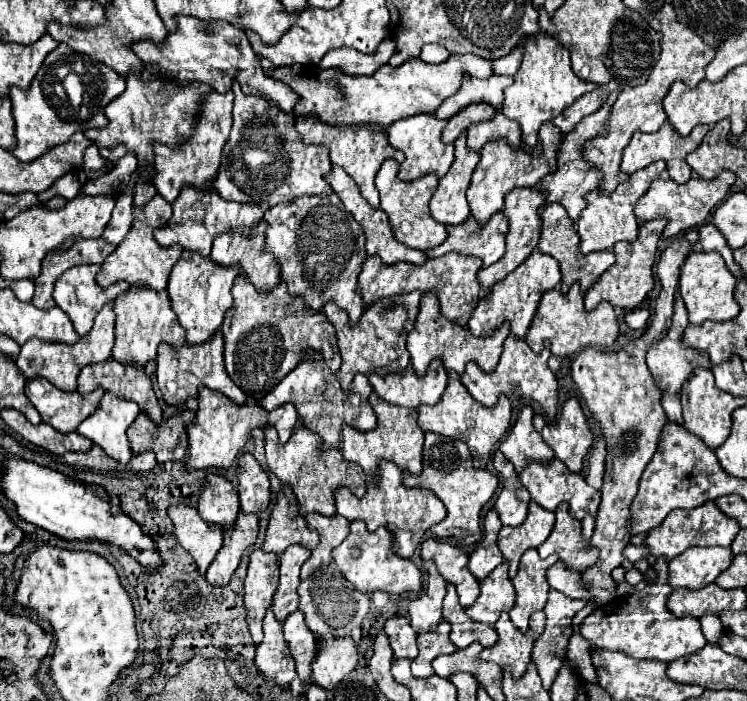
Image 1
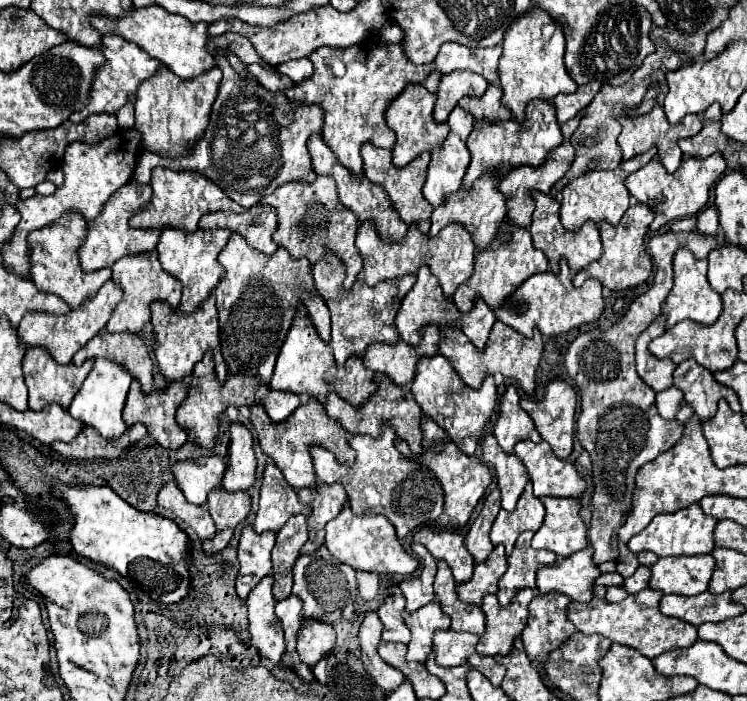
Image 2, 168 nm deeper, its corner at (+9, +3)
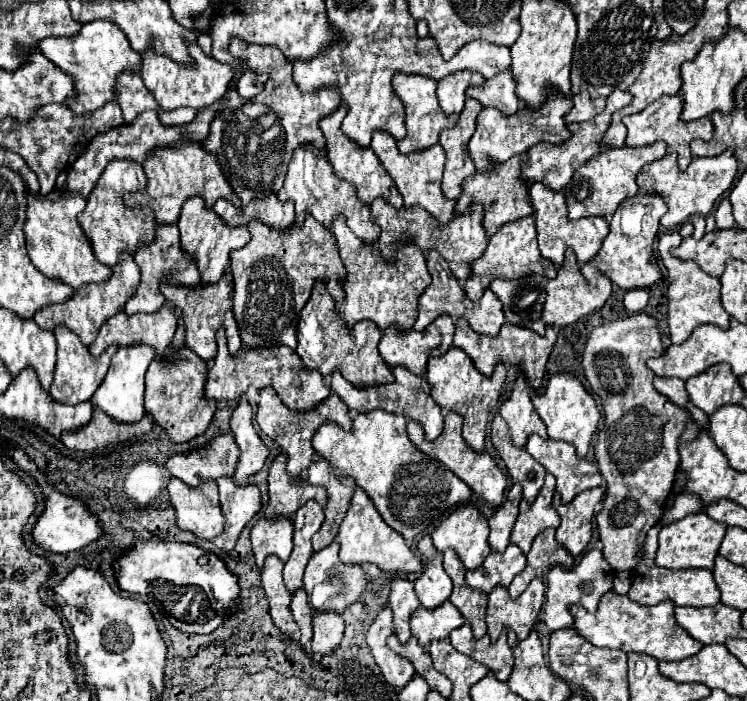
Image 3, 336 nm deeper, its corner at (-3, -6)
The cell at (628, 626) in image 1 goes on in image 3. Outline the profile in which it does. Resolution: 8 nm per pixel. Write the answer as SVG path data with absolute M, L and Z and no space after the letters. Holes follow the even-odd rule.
M608 592L602 596L596 612L588 612L578 604L570 606L570 612L574 616L576 632L594 646L614 648L622 652L642 652L654 656L656 660L670 660L670 662L690 658L702 648L698 640L692 640L692 636L688 636L688 632L684 632L684 628L676 624L674 604L670 600L660 602L656 606L642 606L630 600L628 596Z

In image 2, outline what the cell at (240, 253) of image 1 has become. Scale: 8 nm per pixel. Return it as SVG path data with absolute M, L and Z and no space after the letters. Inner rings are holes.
M254 205L244 213L232 213L232 211L220 211L220 213L208 213L200 219L200 229L212 231L212 229L230 229L240 235L244 235L246 243L252 249L258 249L266 255L272 255L278 251L278 245L272 241L272 233L276 231L276 211L268 205Z

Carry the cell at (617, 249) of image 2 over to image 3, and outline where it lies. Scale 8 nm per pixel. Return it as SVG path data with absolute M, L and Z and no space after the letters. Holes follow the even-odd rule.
M636 194L634 198L624 200L624 204L620 204L616 214L612 214L610 234L602 242L600 252L581 267L583 276L592 284L595 268L598 268L598 272L606 274L612 282L616 282L624 290L652 286L662 276L660 266L652 252L652 242L658 234L660 218L664 214L666 204L656 194Z

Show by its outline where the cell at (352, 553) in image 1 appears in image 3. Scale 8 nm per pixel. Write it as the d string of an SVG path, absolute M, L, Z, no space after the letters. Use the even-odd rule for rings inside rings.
M358 486L354 488L352 502L348 506L348 512L346 512L346 516L340 524L340 530L338 530L336 538L340 540L340 558L342 558L342 562L350 562L350 564L372 562L380 570L388 570L388 572L396 570L400 574L414 574L414 572L422 570L420 558L416 558L412 554L412 550L406 546L404 538L382 520L382 516L374 508L372 500L368 498L368 494Z

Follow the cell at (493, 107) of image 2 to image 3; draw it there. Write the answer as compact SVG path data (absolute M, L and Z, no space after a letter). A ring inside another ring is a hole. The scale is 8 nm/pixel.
M500 72L500 76L492 76L484 82L484 86L468 86L468 96L478 98L482 106L492 106L504 114L514 114L518 108L516 82L512 72Z

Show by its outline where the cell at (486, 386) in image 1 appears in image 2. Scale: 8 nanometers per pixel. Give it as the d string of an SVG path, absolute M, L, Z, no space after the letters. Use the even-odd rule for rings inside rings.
M496 321L492 327L486 349L480 351L468 341L468 337L460 329L456 329L456 327L454 329L442 329L440 331L440 355L444 355L450 361L454 371L460 375L460 379L470 389L480 389L480 385L484 383L484 379L488 375L500 373L504 377L516 379L520 383L520 387L524 389L524 393L534 395L536 369L538 369L540 357L542 357L542 335L536 331L536 335L532 339L526 339L524 335L520 335L512 327L504 325L502 321Z

